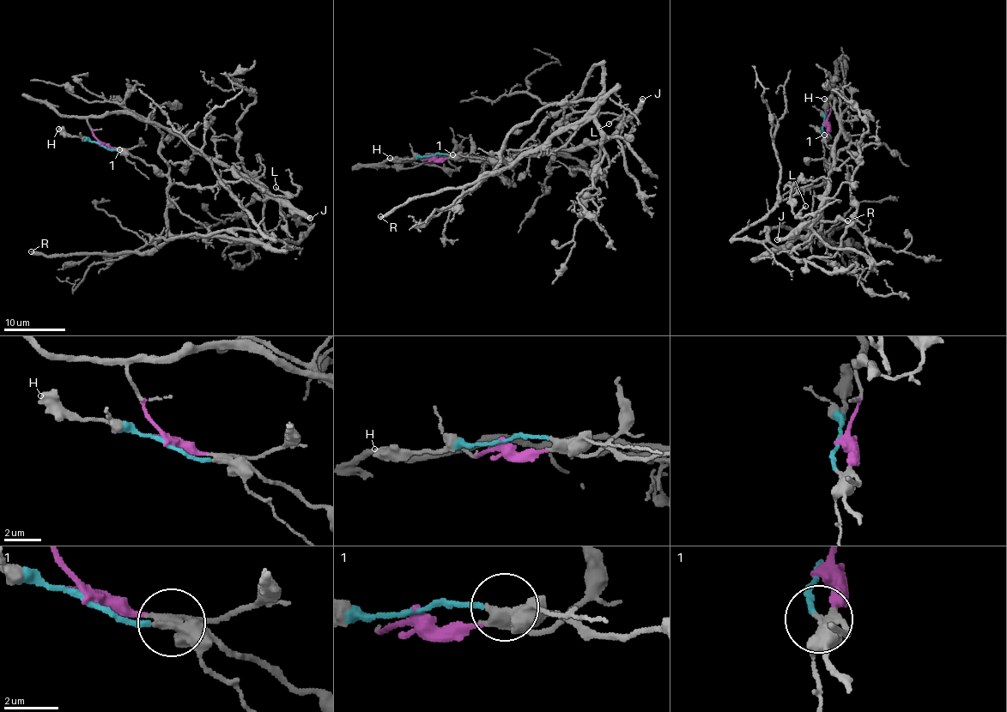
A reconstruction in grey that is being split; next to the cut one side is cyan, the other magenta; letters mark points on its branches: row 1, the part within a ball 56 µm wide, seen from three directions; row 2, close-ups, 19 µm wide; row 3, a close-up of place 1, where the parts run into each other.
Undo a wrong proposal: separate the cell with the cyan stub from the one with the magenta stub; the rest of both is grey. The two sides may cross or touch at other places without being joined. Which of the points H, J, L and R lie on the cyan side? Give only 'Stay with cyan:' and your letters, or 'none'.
Stay with cyan: H, L, R

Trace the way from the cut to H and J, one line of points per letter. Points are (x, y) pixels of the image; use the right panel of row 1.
H: (823, 123), (825, 98)
J: (823, 123), (830, 111), (831, 97), (836, 102), (840, 130), (824, 203), (813, 219), (799, 223), (777, 239)

